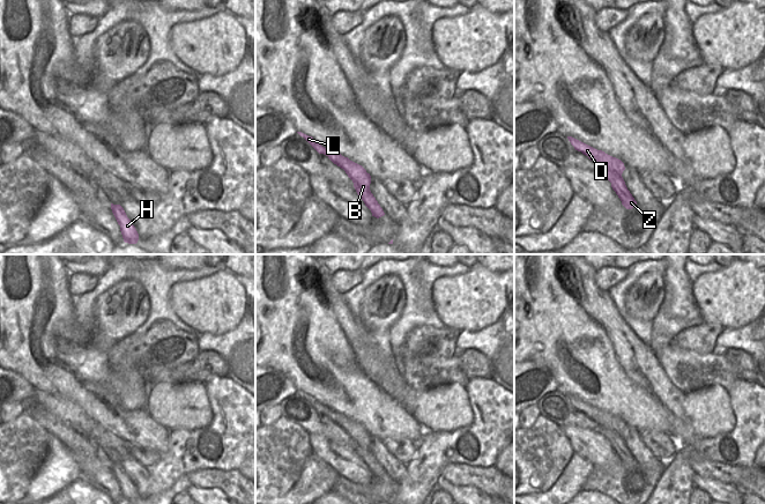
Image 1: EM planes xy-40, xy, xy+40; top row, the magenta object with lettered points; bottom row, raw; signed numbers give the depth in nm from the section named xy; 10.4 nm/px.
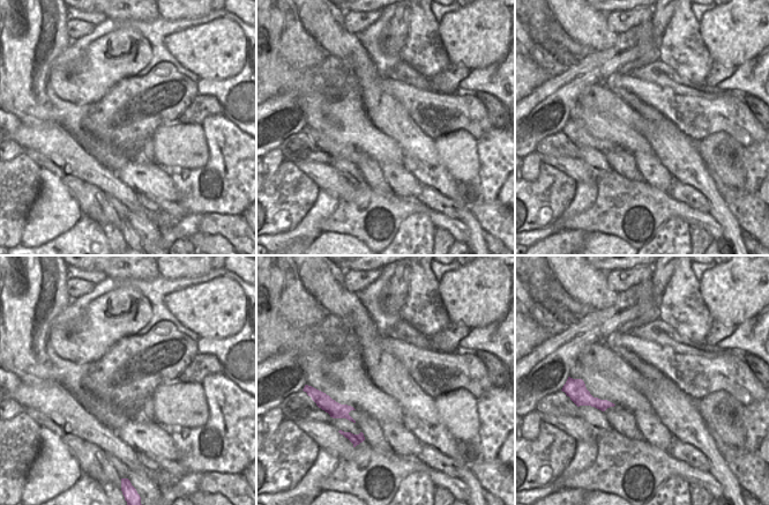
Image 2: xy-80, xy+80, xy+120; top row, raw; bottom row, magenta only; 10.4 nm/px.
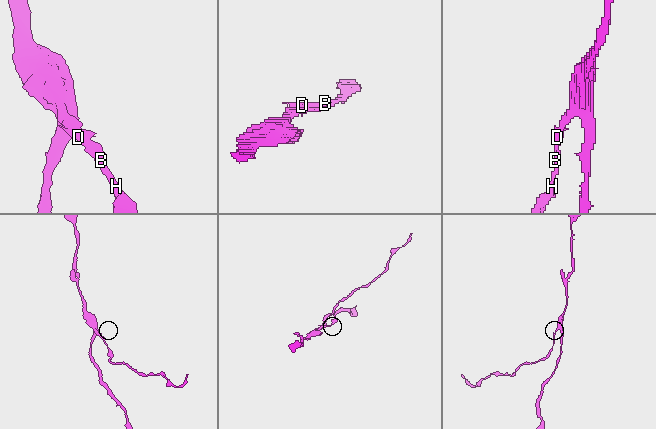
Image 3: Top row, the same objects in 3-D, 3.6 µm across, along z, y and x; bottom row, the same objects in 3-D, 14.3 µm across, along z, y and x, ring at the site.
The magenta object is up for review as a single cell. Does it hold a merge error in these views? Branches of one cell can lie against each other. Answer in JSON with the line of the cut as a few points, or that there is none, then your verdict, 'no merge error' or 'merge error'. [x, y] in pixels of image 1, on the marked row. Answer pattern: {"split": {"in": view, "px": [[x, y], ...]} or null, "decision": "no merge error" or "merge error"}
{"split": {"in": "xy+40", "px": [[588, 156], [613, 168], [621, 175]]}, "decision": "merge error"}

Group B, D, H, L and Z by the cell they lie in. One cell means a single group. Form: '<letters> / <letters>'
B H Z / D L

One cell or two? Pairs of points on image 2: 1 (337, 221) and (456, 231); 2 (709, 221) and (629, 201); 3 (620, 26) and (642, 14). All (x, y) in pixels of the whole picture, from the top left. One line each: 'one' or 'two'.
1: one
2: one
3: one

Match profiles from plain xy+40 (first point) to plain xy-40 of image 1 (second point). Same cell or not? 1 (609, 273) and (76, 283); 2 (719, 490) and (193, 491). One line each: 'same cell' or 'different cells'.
1: same cell
2: same cell

